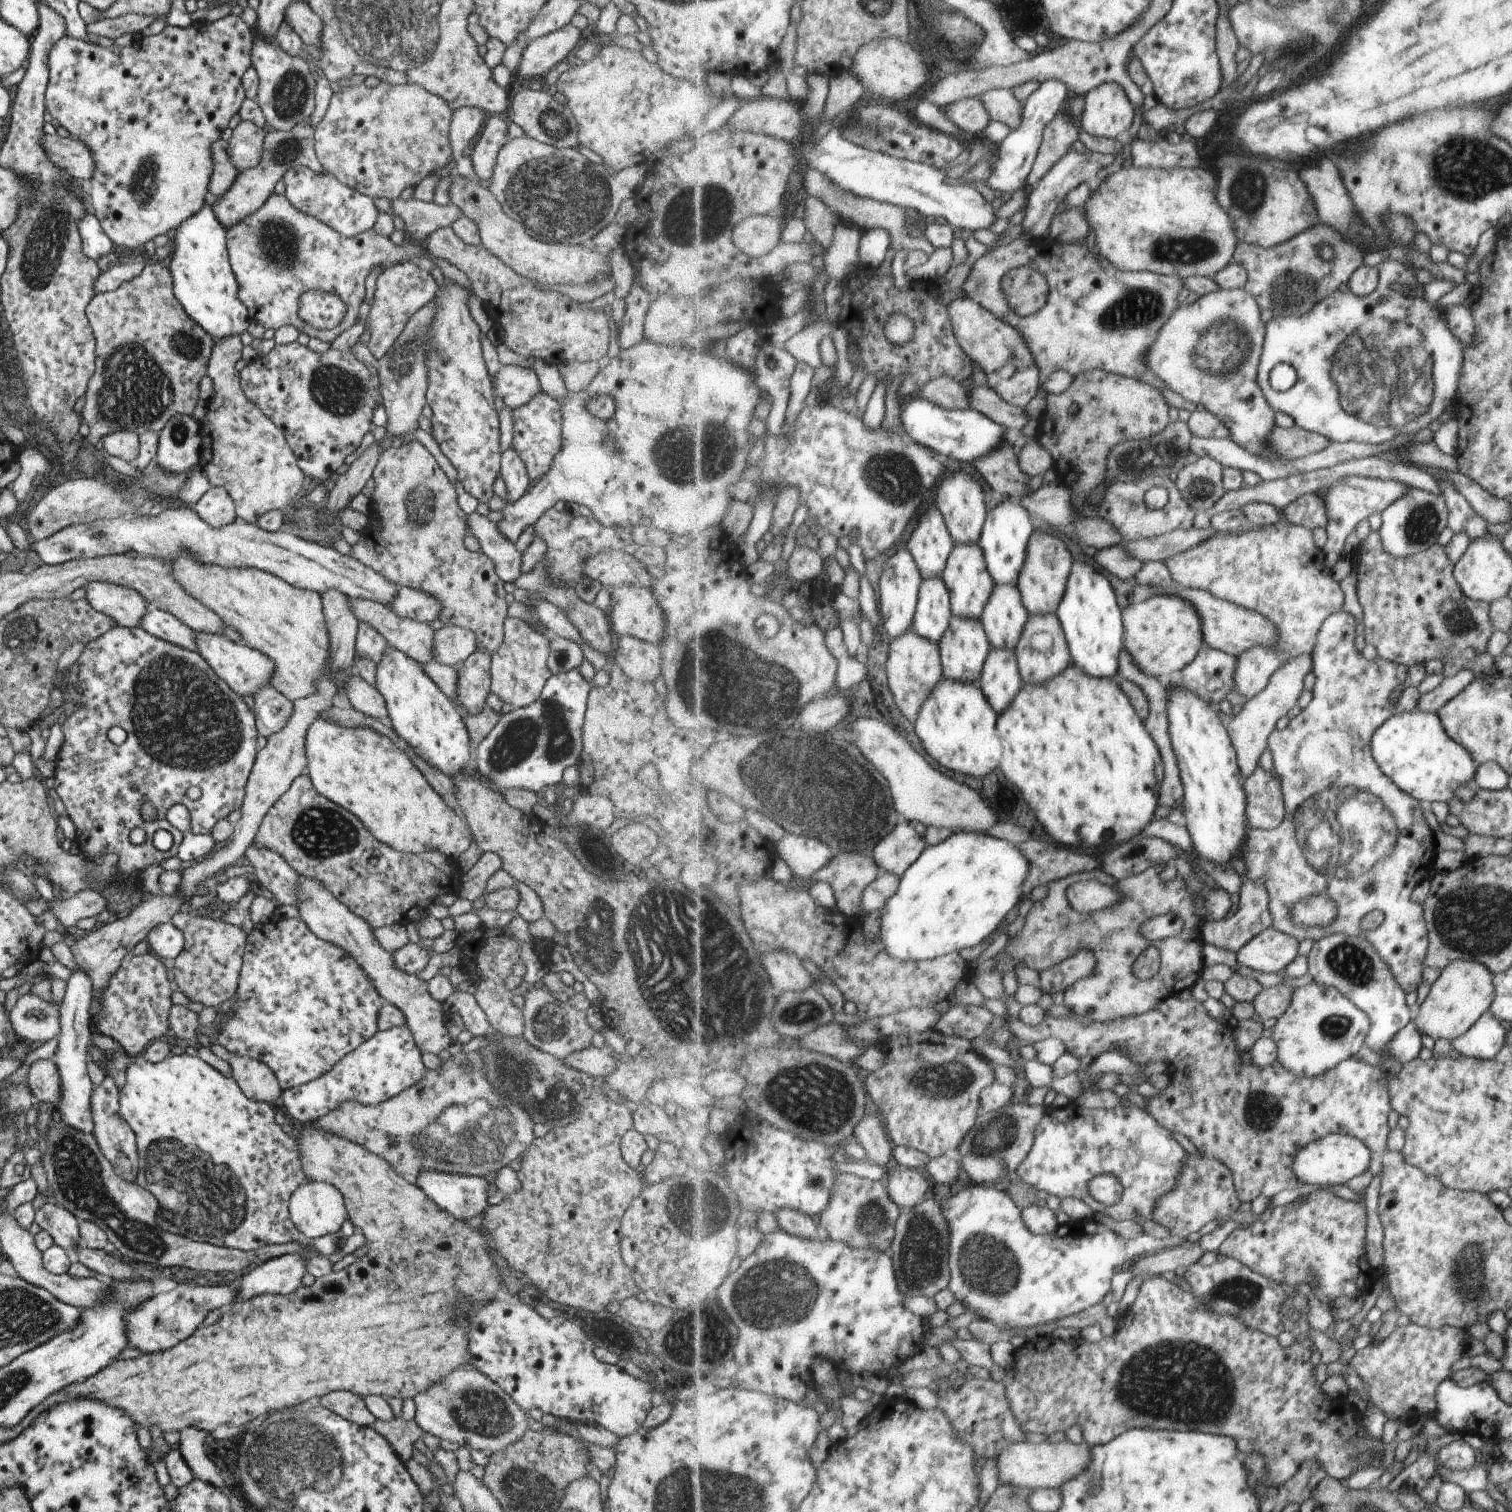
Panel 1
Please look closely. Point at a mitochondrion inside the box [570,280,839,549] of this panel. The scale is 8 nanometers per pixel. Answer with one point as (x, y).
(687, 455)

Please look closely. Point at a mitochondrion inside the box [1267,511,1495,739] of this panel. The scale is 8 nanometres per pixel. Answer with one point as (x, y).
(1459, 619)

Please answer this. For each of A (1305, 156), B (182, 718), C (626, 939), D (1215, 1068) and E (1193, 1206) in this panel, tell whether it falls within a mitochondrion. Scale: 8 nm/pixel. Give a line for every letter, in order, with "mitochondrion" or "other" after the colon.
A: other
B: mitochondrion
C: mitochondrion
D: other
E: other

